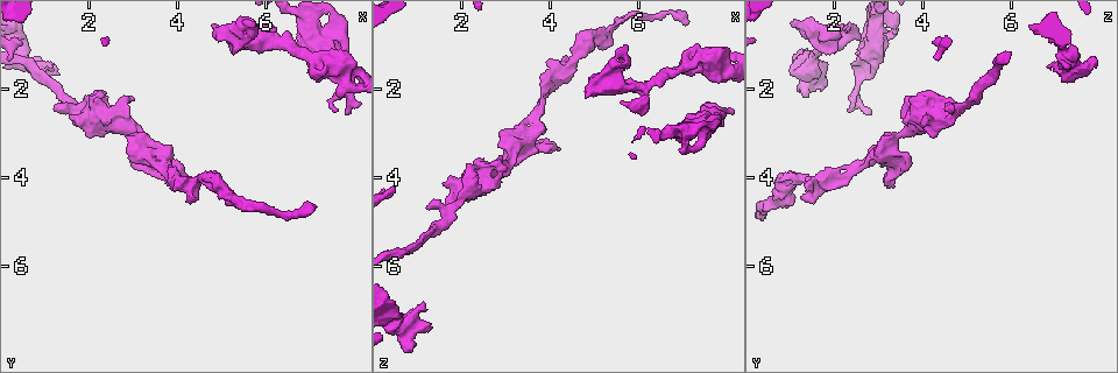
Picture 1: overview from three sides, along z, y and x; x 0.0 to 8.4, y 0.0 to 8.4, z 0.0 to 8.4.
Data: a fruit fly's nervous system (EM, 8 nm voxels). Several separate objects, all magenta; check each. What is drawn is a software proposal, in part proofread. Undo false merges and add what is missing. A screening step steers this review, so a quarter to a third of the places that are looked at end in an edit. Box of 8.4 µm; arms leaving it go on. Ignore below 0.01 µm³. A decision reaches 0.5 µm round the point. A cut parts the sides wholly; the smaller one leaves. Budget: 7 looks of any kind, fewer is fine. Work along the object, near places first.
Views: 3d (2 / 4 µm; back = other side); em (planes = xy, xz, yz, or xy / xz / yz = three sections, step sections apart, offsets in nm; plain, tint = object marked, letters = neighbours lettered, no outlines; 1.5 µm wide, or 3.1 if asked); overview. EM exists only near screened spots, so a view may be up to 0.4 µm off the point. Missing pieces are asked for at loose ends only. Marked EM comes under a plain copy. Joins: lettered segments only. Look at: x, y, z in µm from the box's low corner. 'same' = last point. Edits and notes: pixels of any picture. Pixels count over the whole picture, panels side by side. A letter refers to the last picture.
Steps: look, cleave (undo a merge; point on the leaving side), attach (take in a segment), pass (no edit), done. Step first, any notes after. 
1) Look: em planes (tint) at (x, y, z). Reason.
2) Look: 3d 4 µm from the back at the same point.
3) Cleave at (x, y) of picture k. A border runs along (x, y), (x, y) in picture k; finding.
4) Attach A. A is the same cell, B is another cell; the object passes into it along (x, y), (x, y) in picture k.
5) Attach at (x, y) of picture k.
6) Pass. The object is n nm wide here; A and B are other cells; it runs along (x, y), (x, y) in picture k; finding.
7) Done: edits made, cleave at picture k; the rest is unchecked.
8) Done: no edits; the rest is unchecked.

Look: em yz step 8 (tint) at (0.55, 1.45, 7.30). Branch point.

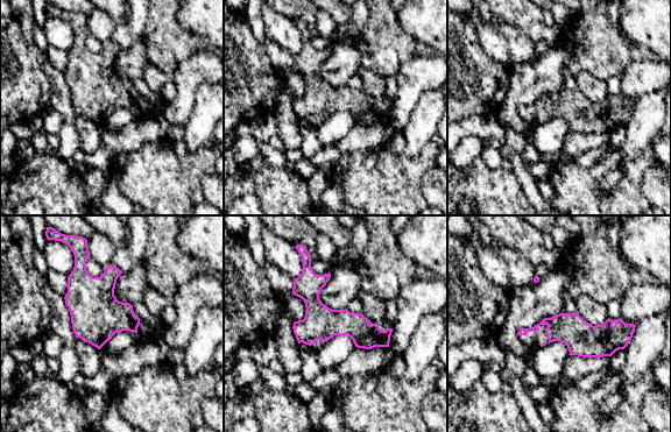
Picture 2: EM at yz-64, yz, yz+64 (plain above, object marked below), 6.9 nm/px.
Look: em planes (letters) at the same point.

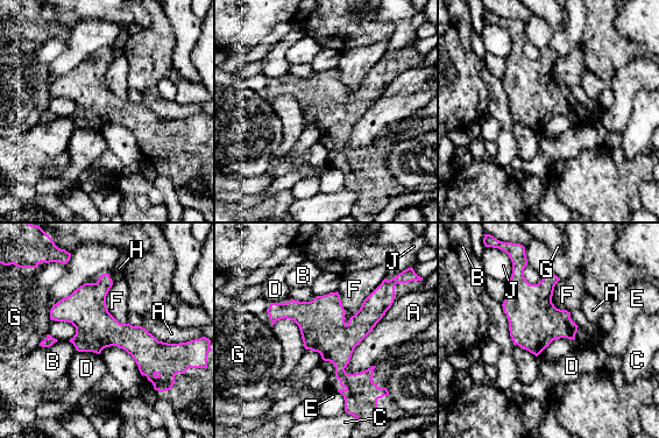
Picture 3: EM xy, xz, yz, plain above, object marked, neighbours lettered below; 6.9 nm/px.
Pass. A, B, C, D, E, F, G, H and J are other cells; a border runs along (77, 350), (99, 354) in picture 3; all the same cell.

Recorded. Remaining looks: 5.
Look: em yz step 4 (tint) at (5.20, 4.45, 0.70). Sudden change in width.

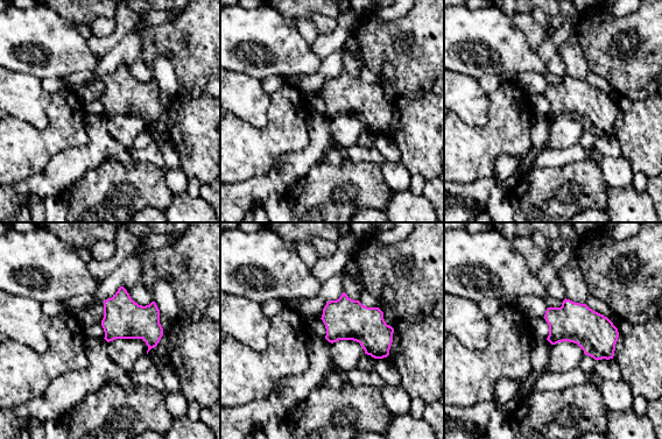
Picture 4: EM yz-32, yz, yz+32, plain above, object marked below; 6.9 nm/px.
Look: em planes (letters) at the same point.

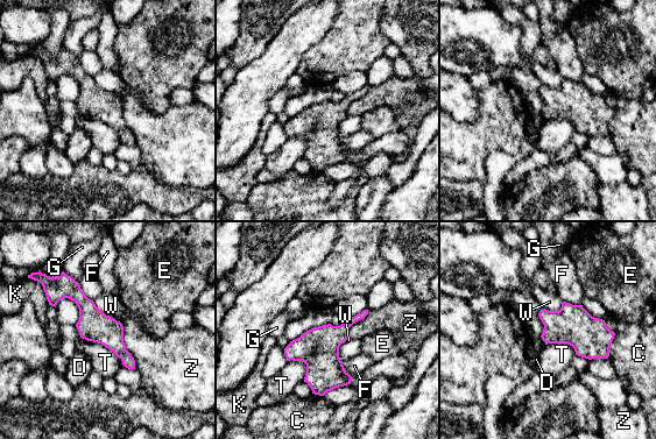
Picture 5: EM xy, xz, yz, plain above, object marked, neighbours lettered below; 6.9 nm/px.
Pass. C, D, E, F, G, K, T, W and Z are other cells; one cell here.

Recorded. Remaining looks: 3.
Look: em yz step 4 (tint) at (5.55, 0.65, 2.25). Branch stops here.

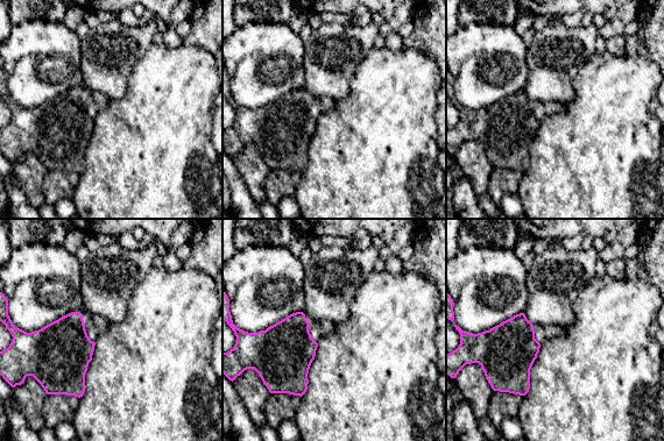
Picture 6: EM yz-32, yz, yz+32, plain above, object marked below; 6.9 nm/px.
Look: em planes (letters) at the same point.

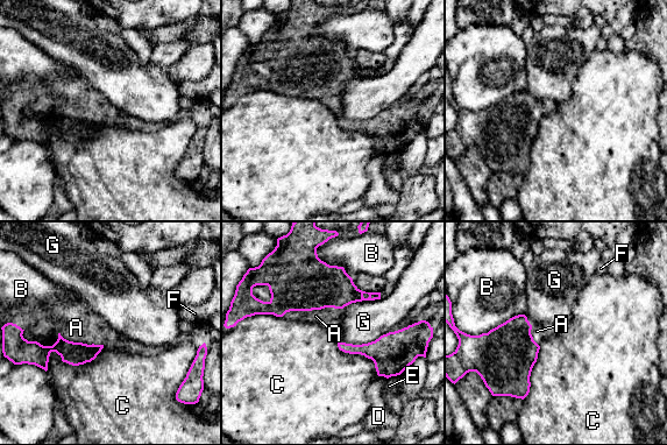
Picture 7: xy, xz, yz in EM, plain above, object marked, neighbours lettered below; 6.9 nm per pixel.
Attach A. A is the same cell, B, C, D, E, F and G are other cells; it goes on there.

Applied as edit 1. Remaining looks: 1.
Done: edits made, attach at picture 7; the rest is unchecked.

